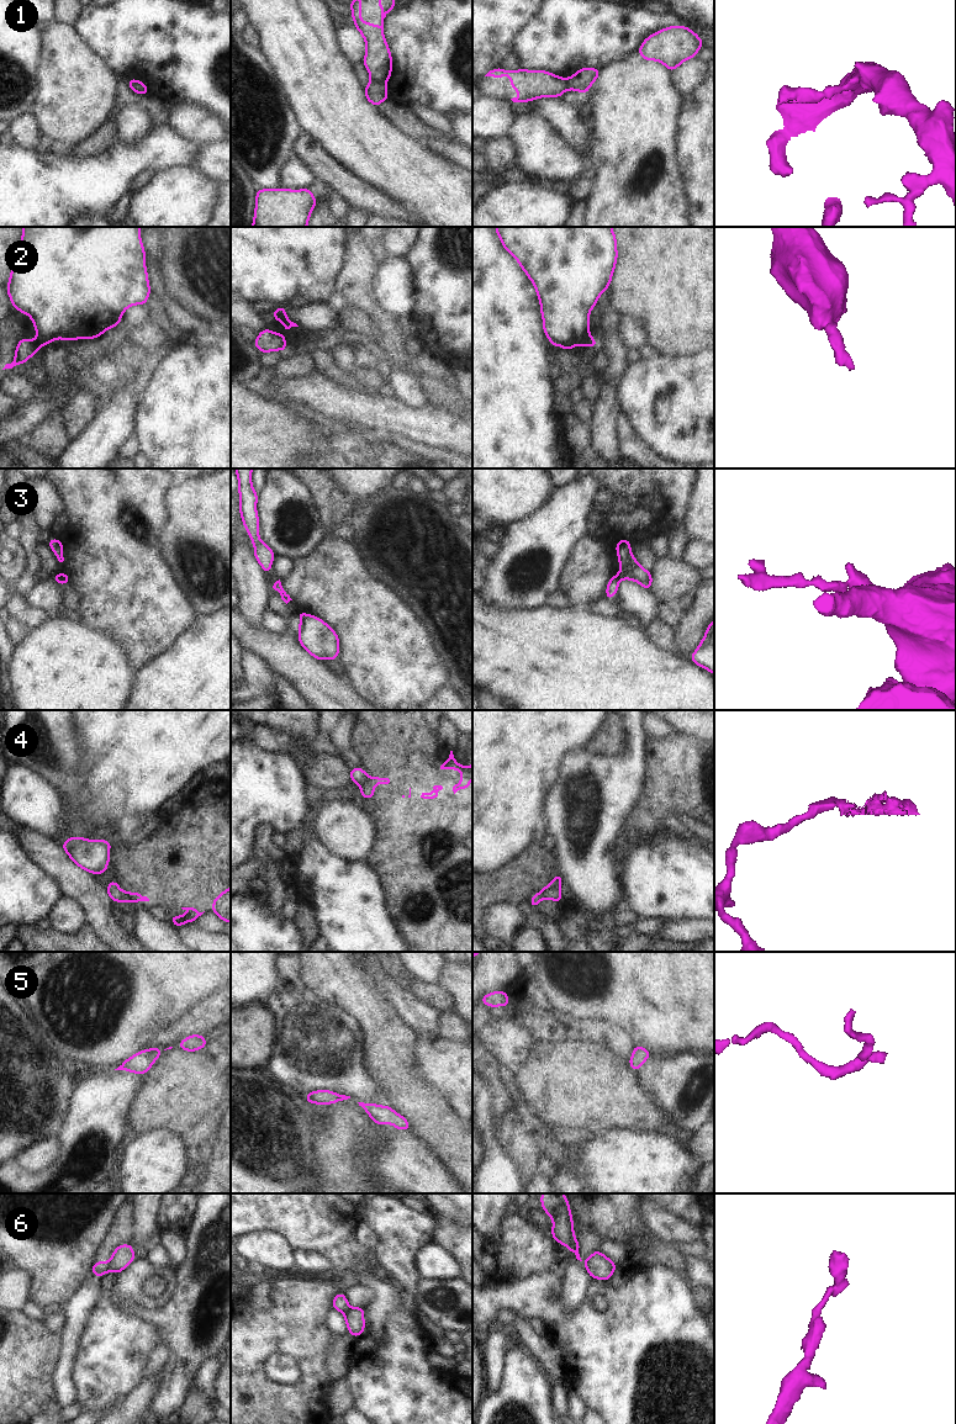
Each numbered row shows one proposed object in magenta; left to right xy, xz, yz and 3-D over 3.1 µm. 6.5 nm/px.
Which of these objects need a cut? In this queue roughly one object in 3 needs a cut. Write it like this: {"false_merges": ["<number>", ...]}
{"false_merges": ["1", "2", "3", "4", "6"]}

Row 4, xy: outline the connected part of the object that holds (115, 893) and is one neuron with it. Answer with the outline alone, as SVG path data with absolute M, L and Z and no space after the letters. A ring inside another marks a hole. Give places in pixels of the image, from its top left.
M115 879L107 884L106 891L110 899L115 902L131 902L130 898L123 895L121 888Z

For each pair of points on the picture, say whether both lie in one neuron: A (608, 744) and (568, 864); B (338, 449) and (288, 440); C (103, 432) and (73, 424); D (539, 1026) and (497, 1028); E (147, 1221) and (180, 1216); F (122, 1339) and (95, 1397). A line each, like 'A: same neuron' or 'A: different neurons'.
A: different neurons
B: different neurons
C: different neurons
D: different neurons
E: different neurons
F: same neuron

